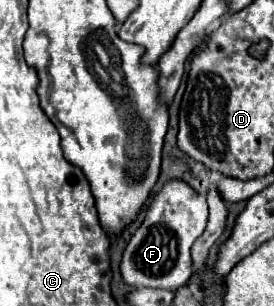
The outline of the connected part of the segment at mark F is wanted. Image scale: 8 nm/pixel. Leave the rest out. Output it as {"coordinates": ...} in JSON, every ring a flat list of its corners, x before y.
{"coordinates":[[168,179,164,187,150,197,142,225,128,241,120,275,126,285,154,287,154,289,178,289,192,275,190,249,194,241,204,233,208,223,206,195,196,193,184,179]]}

